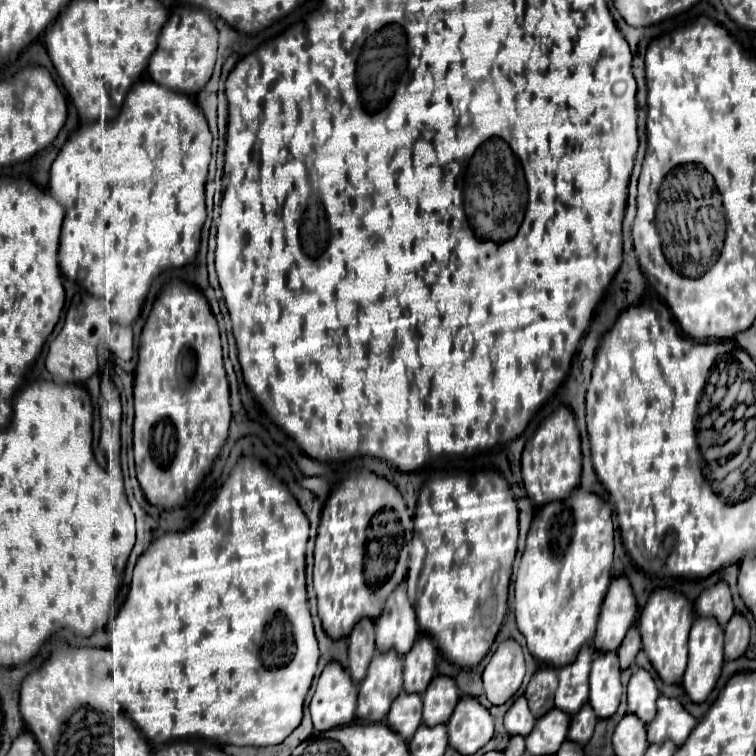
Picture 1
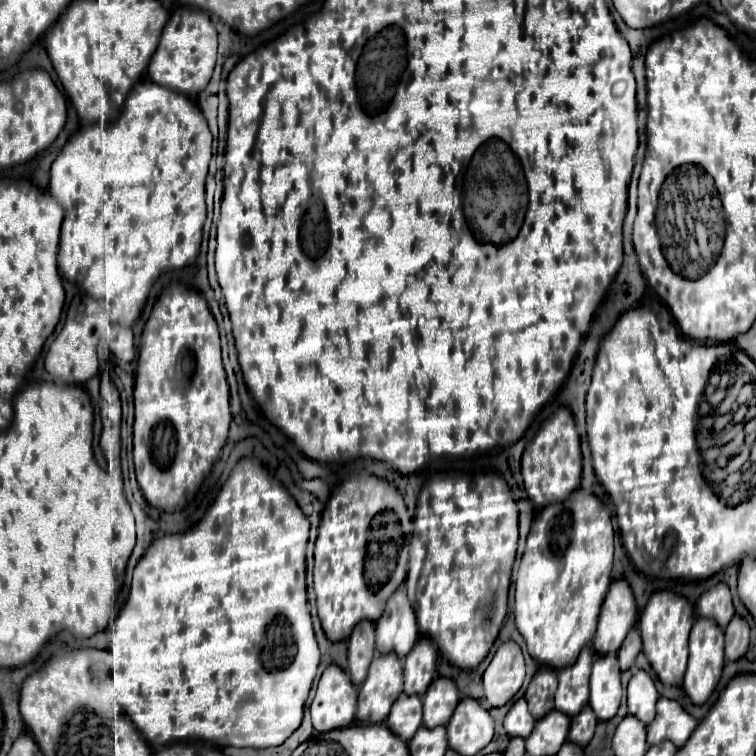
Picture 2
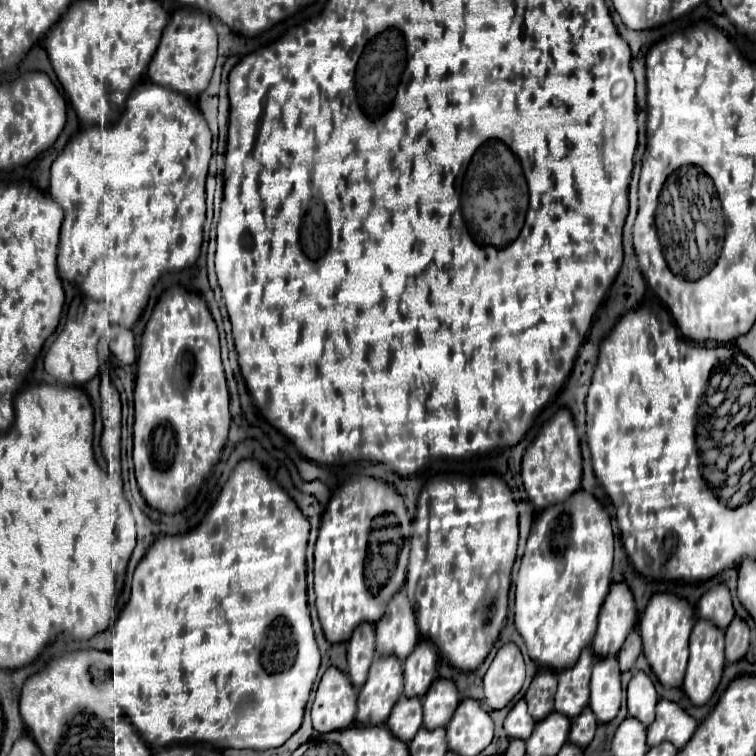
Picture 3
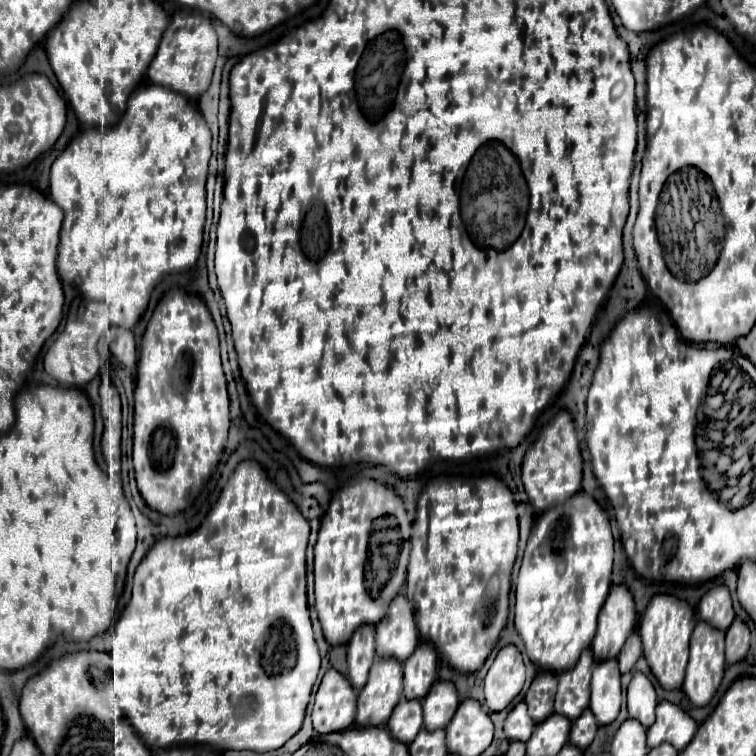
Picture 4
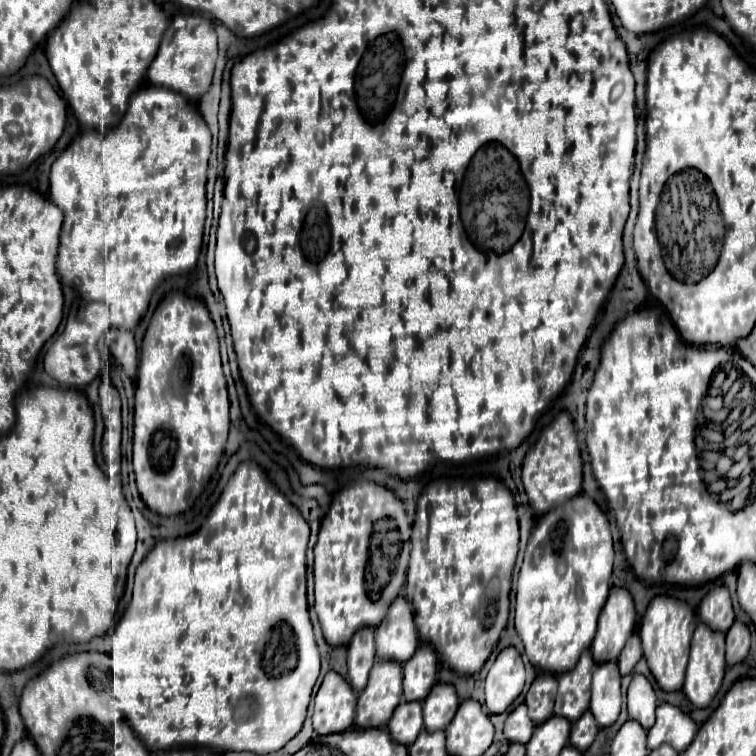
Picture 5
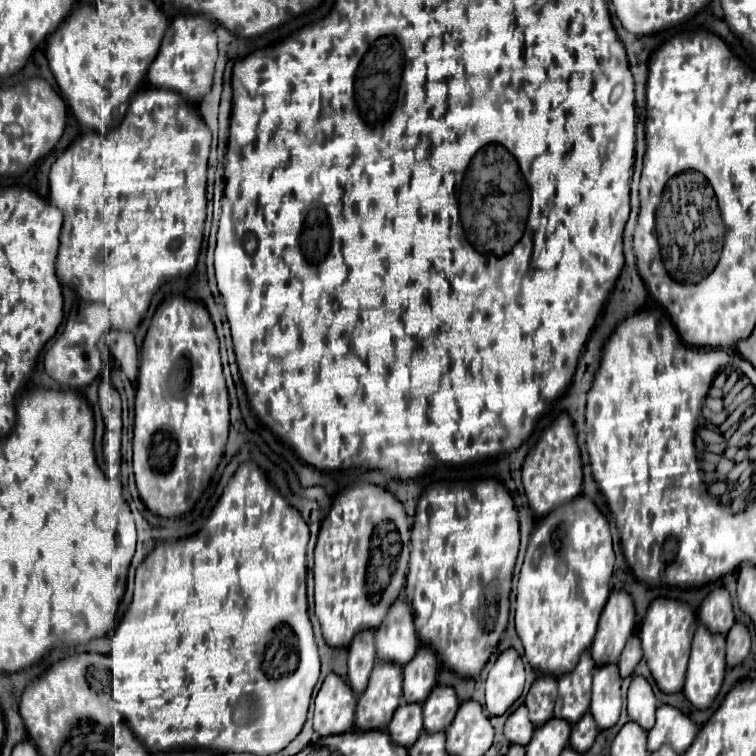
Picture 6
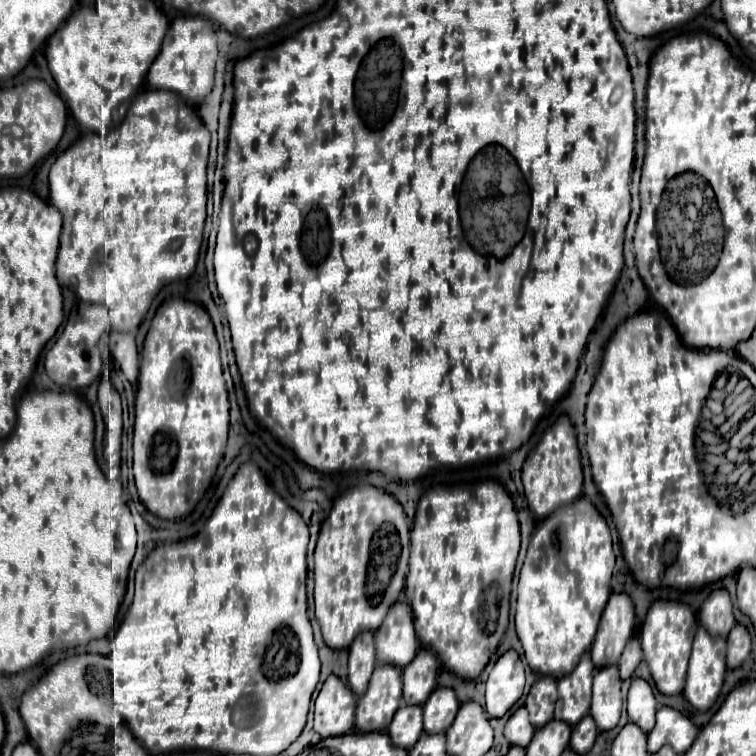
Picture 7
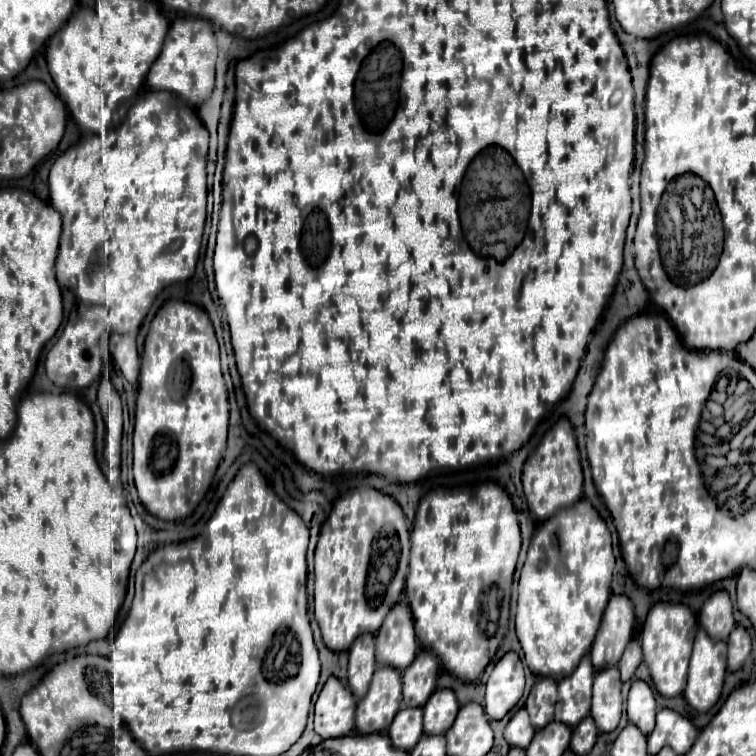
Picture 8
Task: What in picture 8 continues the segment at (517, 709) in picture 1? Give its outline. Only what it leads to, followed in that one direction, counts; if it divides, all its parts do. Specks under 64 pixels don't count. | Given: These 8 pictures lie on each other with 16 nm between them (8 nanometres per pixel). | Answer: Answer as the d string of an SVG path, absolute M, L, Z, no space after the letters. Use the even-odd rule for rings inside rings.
M520 708L512 718L510 722L506 724L506 730L504 730L504 738L510 746L520 746L520 748L528 748L528 744L532 742L532 736L534 736L534 728L528 720L528 712L526 708Z

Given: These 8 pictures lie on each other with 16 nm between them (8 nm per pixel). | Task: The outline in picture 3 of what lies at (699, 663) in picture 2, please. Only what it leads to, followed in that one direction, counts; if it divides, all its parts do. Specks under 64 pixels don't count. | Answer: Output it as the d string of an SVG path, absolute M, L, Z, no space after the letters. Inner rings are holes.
M700 618L690 634L690 658L688 658L688 668L684 676L684 692L692 700L692 704L702 706L710 700L714 694L720 678L722 678L722 668L724 668L724 630L718 628L714 622Z

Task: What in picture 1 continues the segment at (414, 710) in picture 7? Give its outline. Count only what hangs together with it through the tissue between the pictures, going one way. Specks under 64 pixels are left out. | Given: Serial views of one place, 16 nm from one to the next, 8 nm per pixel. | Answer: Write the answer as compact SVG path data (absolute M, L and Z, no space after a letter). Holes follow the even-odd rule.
M400 692L400 696L392 702L392 708L386 716L386 724L392 726L396 732L400 732L400 736L404 736L404 740L410 740L416 732L416 728L422 724L422 698L418 694L408 694L408 692Z

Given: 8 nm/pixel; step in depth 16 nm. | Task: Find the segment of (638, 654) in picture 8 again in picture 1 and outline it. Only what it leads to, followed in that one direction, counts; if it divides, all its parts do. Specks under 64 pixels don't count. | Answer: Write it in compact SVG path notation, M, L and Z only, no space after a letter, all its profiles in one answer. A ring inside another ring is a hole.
M630 626L630 630L626 632L626 638L622 640L620 648L618 648L618 658L620 658L620 668L628 668L634 664L634 658L638 654L638 650L642 648L640 642L640 632L636 626Z

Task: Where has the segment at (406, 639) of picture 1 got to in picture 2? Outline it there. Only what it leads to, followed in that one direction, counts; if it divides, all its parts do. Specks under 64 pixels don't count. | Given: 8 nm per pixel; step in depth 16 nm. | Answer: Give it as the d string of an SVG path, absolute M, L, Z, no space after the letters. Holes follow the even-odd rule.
M404 584L388 598L386 610L376 626L376 650L380 654L396 652L404 658L412 646L416 644L420 632L416 628L416 614L412 612L412 604L404 592Z

